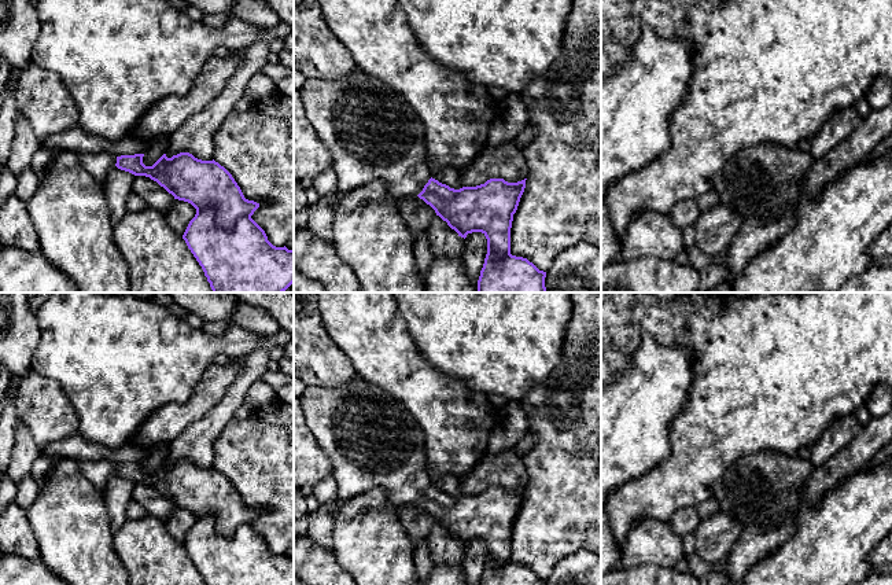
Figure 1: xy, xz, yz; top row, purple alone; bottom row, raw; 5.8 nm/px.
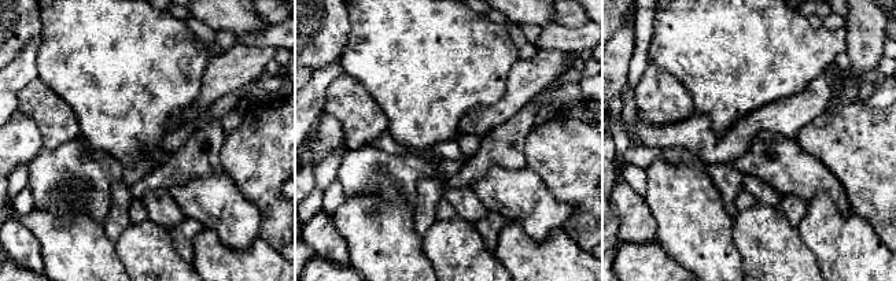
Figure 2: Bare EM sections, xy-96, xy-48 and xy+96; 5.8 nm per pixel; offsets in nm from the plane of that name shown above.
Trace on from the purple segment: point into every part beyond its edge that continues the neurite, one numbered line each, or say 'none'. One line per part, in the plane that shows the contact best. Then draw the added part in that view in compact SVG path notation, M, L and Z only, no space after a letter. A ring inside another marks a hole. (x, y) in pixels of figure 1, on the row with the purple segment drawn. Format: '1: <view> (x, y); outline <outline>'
1: xz (373, 135); outline M361 70L354 80L306 78L301 89L305 114L332 155L339 192L384 181L398 199L417 196L432 177L427 163L425 130L401 93Z

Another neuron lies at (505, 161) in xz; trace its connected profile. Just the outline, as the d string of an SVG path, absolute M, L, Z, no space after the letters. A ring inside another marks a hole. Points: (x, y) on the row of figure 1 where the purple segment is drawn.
M508 141L495 148L489 148L486 144L460 174L464 187L476 187L490 179L521 181L527 179L528 168L521 147L516 141Z

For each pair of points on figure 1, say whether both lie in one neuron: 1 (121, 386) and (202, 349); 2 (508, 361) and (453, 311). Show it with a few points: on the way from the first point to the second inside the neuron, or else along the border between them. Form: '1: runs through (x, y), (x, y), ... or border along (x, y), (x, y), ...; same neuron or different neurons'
1: runs through (142, 372), (153, 370), (165, 357), (181, 354); same neuron
2: runs through (494, 348), (480, 334), (474, 334), (467, 324); same neuron

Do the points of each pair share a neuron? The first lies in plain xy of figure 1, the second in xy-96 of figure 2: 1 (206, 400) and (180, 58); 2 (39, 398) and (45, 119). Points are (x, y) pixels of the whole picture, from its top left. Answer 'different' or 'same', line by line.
1: different
2: same

